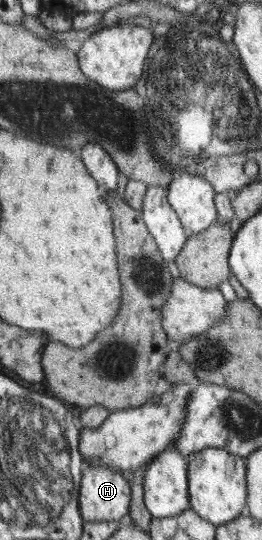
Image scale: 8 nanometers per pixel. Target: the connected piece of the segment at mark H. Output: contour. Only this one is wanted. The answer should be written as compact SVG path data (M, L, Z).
M95 463L84 472L84 481L80 487L80 509L86 522L121 523L128 519L132 487L124 473L109 465Z

